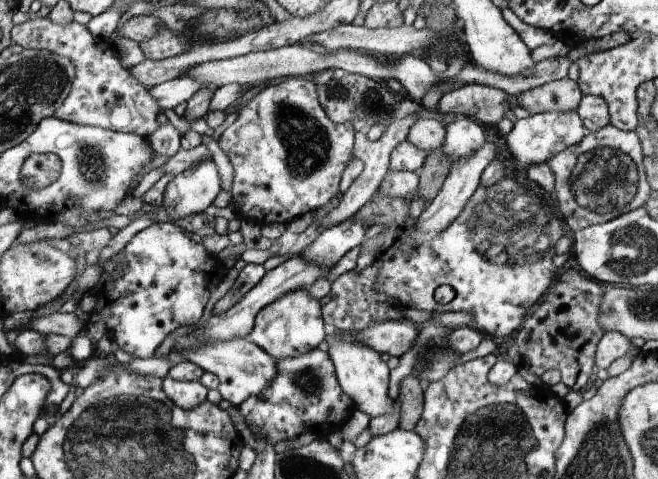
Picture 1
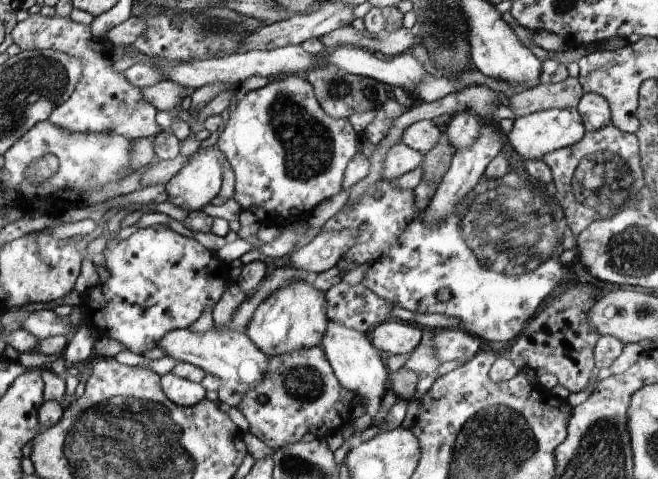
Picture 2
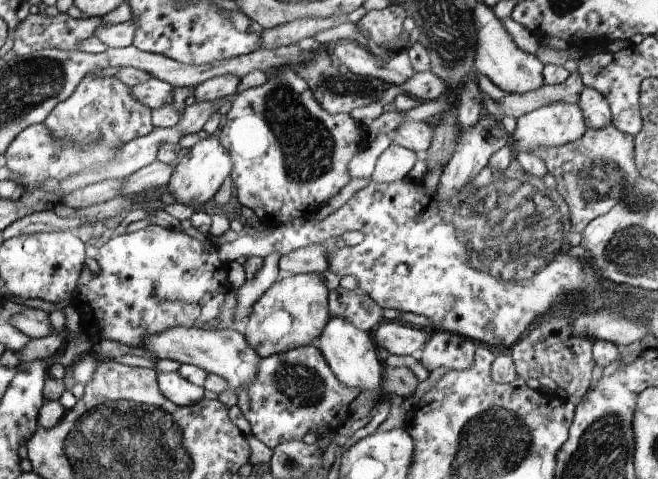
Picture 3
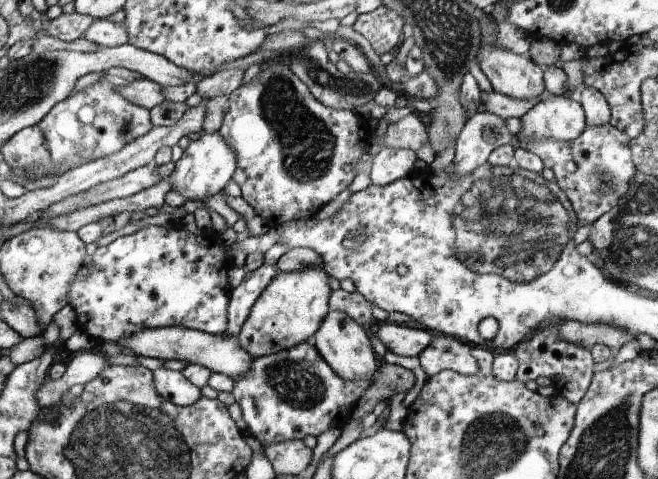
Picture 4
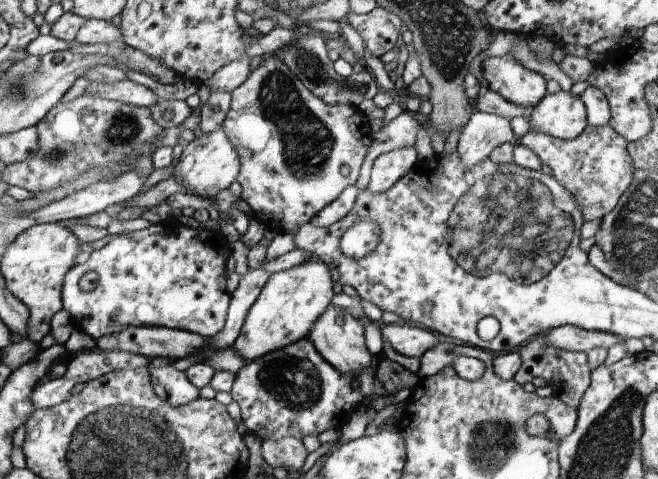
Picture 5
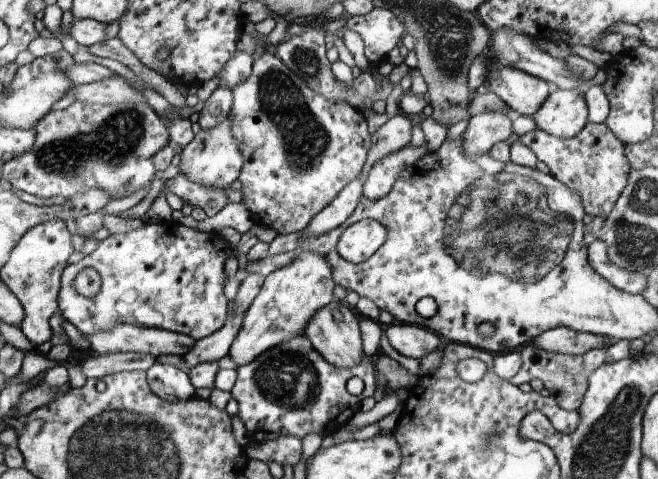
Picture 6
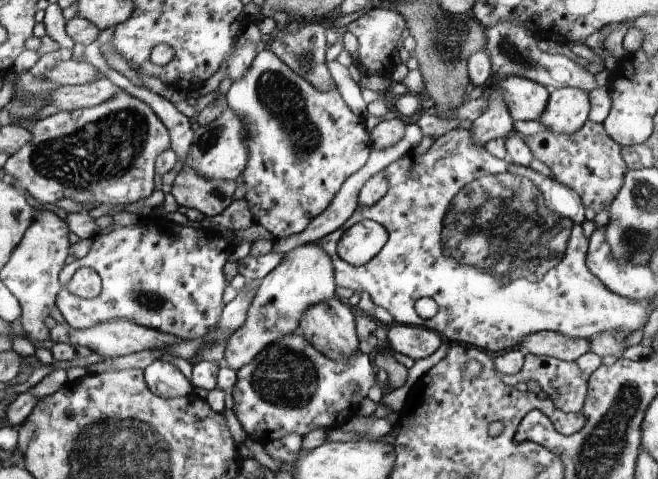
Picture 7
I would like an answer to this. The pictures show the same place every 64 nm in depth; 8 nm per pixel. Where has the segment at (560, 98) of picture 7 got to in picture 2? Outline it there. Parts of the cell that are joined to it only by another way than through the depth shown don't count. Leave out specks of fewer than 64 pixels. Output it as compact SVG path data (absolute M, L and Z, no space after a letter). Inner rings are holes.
M577 108L548 109L517 118L507 138L523 163L527 160L542 160L558 149L580 143L585 138L586 131L584 117Z

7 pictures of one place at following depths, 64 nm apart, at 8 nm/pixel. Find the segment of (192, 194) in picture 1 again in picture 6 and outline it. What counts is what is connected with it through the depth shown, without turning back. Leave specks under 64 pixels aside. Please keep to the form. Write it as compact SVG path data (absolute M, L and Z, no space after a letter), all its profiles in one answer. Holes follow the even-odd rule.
M229 116L210 130L201 129L183 148L179 158L180 174L184 173L192 182L221 189L230 187L234 180L240 178L241 168L245 162L241 149L238 148L237 141L232 135Z

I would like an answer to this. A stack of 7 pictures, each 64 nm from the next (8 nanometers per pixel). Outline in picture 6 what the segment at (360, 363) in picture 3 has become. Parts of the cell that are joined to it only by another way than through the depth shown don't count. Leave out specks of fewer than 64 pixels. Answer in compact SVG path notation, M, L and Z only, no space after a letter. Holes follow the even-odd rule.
M336 300L322 307L313 316L309 326L305 329L304 336L336 368L355 369L366 358L366 354L362 352L362 338L360 338L356 314L350 310L350 307L342 306L342 303Z

